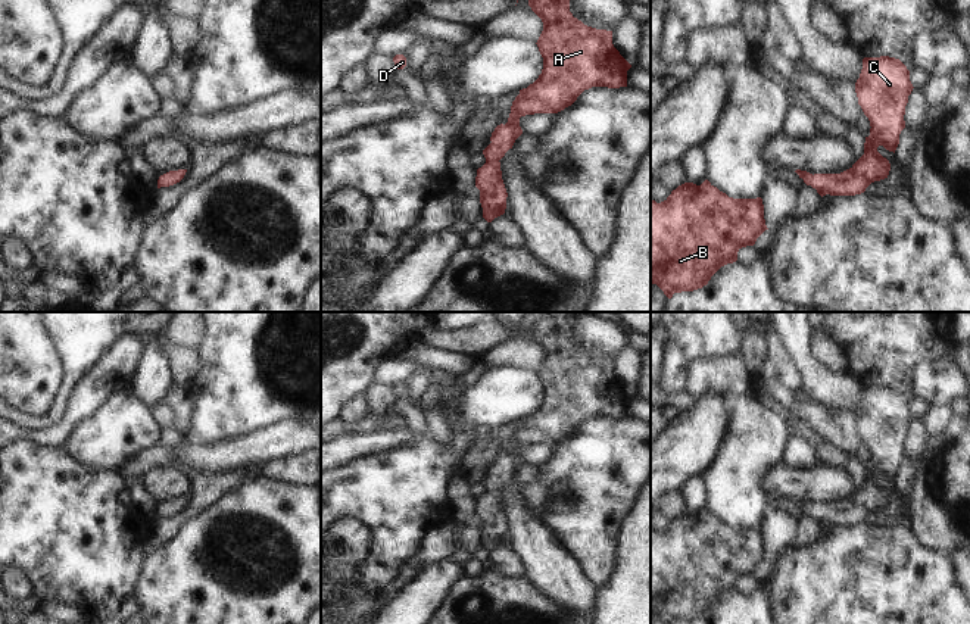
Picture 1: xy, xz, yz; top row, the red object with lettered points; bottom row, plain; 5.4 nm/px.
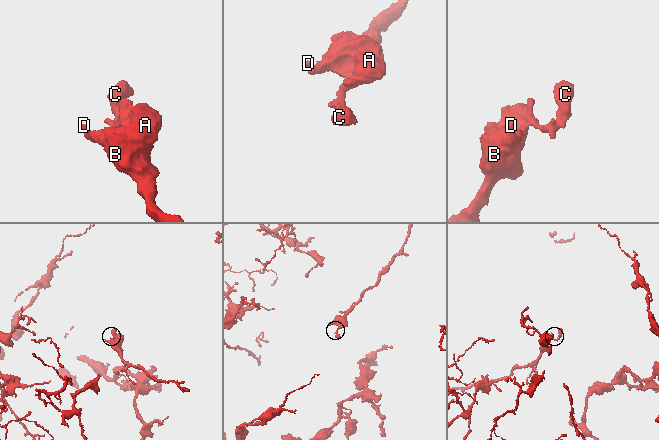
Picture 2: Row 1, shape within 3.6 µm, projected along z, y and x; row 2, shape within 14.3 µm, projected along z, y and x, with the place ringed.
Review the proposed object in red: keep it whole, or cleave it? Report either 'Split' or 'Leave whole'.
Leave whole.

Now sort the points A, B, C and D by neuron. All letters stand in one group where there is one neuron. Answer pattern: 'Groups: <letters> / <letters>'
Groups: A B C D.

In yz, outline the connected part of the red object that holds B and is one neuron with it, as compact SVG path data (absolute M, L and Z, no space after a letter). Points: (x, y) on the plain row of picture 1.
M708 509L701 515L684 512L661 533L651 528L651 614L656 614L664 624L702 618L721 596L737 590L742 577L754 575L765 559L768 558L761 527L729 527Z

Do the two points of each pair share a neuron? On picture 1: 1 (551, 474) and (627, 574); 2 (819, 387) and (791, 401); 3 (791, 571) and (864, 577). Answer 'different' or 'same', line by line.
1: different
2: different
3: same

